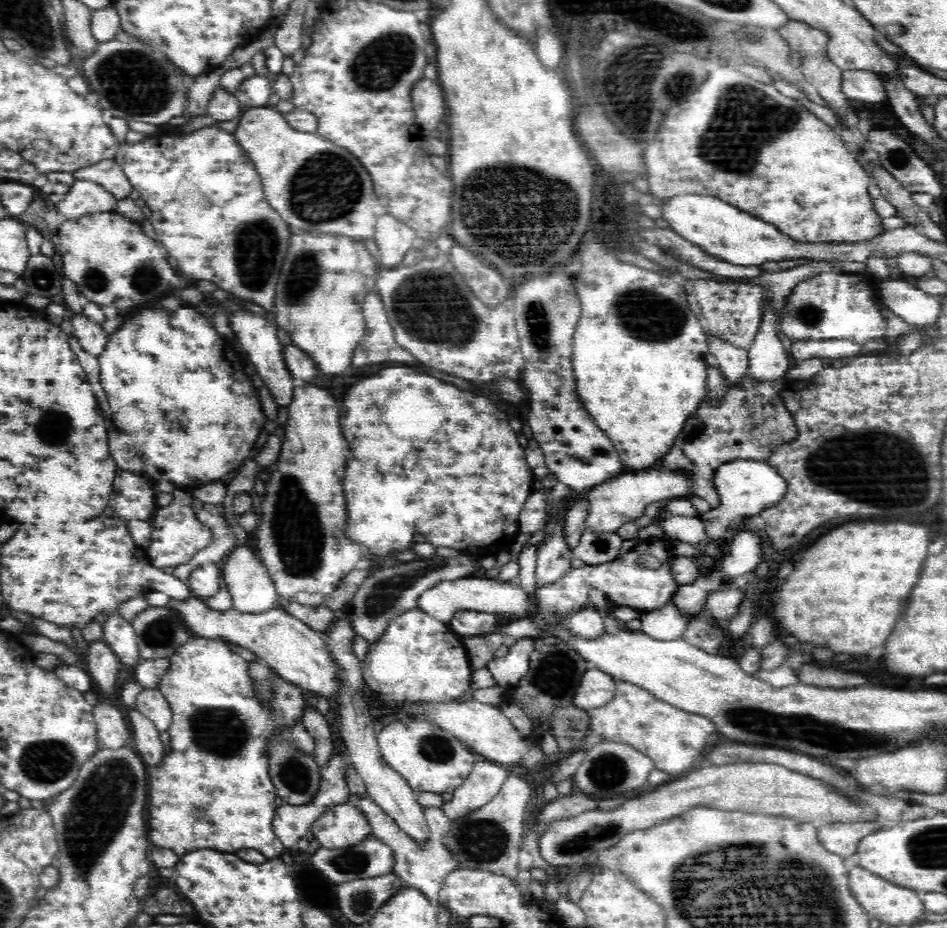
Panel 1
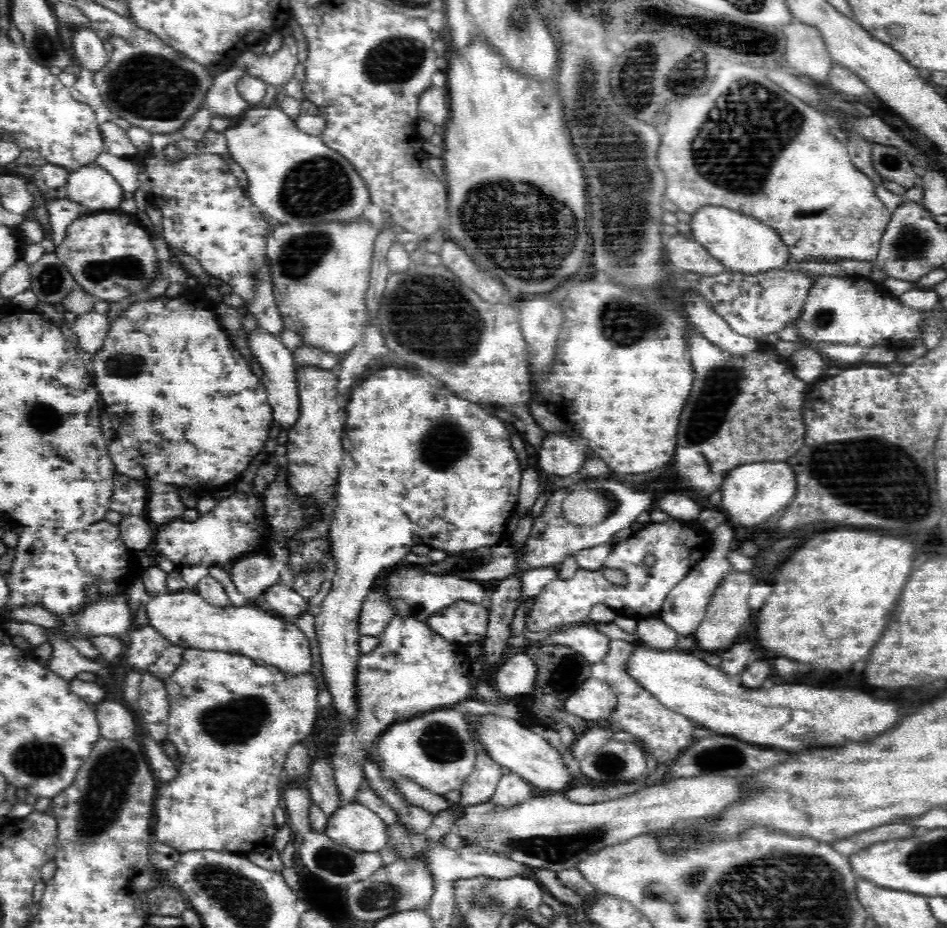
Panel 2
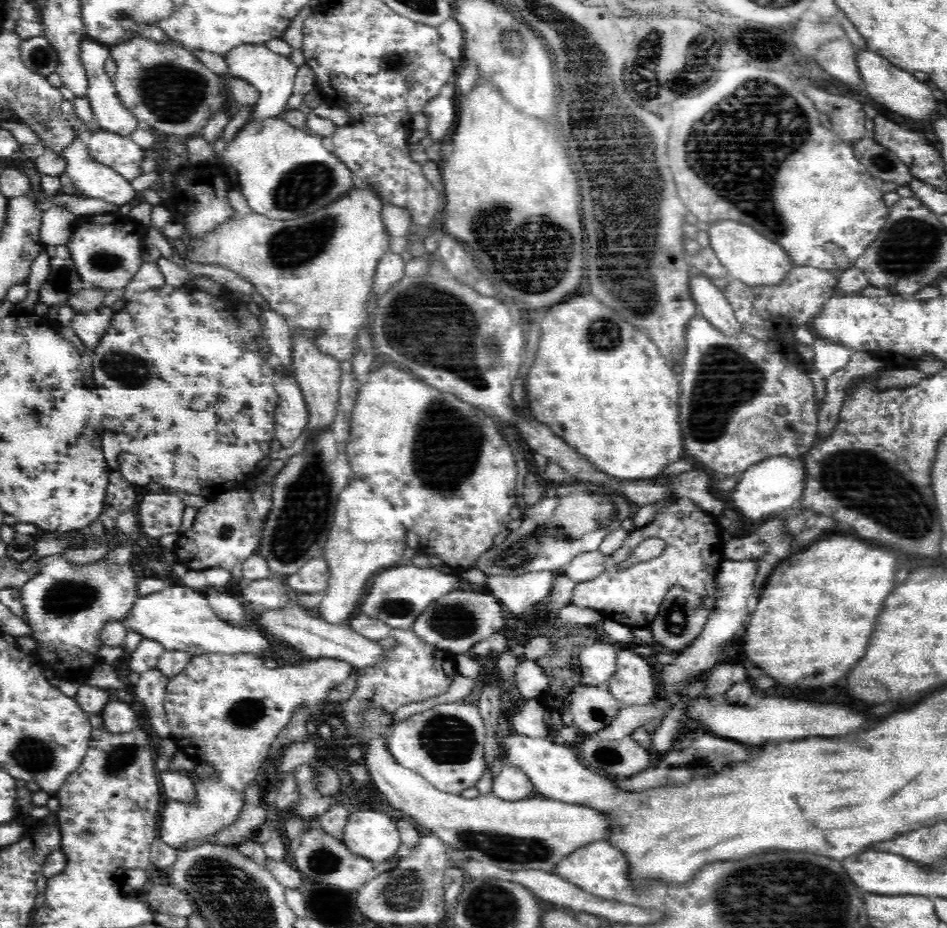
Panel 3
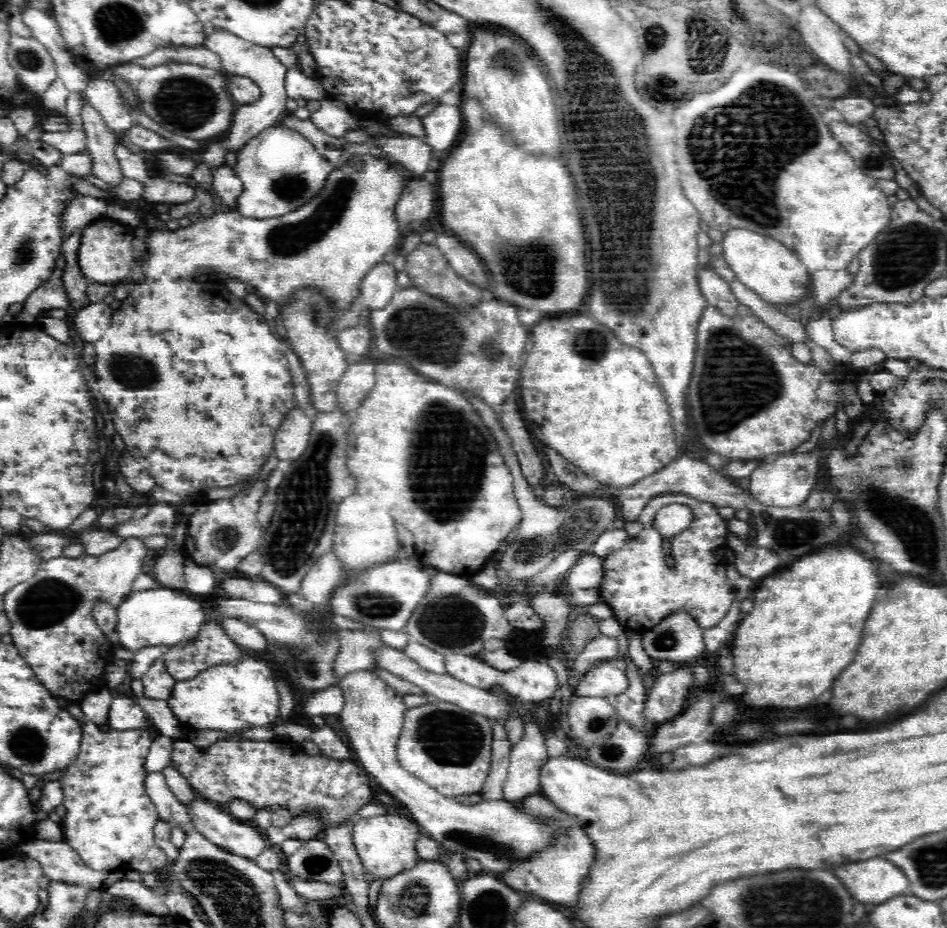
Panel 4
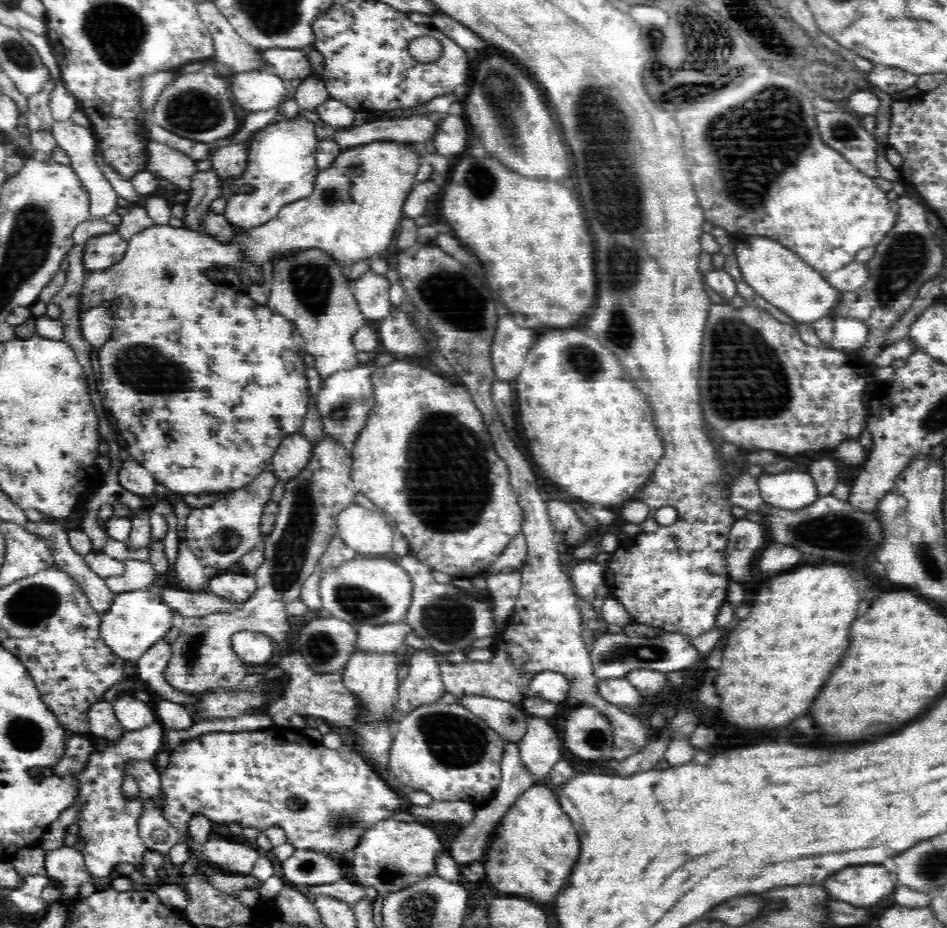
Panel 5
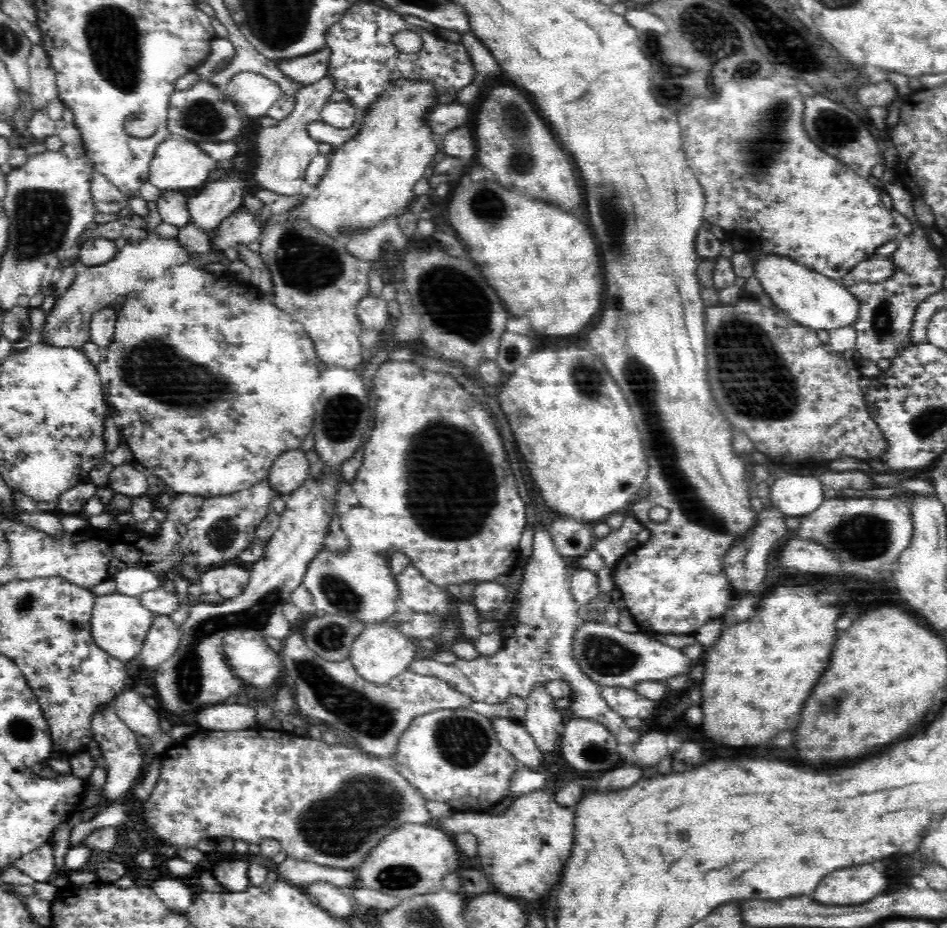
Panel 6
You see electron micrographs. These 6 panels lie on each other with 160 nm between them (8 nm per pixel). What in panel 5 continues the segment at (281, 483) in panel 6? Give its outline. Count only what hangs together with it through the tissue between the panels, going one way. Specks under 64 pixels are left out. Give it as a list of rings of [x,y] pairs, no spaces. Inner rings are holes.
[[[292,435],[284,439],[272,457],[270,470],[278,480],[290,482],[300,476],[301,472],[311,463],[314,448],[304,436]]]

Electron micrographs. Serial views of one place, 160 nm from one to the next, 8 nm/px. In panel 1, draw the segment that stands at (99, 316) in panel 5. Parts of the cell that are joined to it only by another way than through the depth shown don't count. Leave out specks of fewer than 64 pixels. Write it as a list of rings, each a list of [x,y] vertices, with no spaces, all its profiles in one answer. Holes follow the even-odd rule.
[[[75,314],[70,325],[73,336],[76,336],[82,349],[98,357],[104,350],[111,334],[104,331],[101,324],[93,322],[84,314]]]

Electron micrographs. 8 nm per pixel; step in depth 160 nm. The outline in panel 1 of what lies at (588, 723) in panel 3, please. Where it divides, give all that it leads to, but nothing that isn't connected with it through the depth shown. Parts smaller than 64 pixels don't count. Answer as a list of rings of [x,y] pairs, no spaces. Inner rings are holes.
[[[598,669],[588,670],[582,676],[582,684],[576,692],[574,704],[584,710],[598,709],[610,703],[616,693],[616,680],[613,677]]]

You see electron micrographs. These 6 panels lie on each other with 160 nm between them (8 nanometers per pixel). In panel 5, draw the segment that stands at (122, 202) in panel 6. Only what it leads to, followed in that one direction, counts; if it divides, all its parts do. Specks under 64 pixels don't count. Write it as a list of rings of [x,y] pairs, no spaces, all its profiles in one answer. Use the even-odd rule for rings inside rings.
[[[69,119],[64,122],[55,122],[51,129],[56,137],[57,145],[68,153],[71,167],[75,170],[86,190],[88,190],[88,195],[91,198],[91,220],[101,220],[103,216],[112,214],[118,206],[116,201],[118,200],[118,194],[114,191],[112,183],[106,178],[103,168],[95,159],[95,144],[90,128],[79,127]]]

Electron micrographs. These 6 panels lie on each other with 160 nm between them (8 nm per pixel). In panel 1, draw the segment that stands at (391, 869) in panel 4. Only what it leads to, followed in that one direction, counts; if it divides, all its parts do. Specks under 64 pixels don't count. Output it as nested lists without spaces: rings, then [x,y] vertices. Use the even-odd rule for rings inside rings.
[[[345,803],[321,814],[312,824],[309,836],[322,848],[337,849],[357,845],[372,834],[366,813],[359,806]]]

